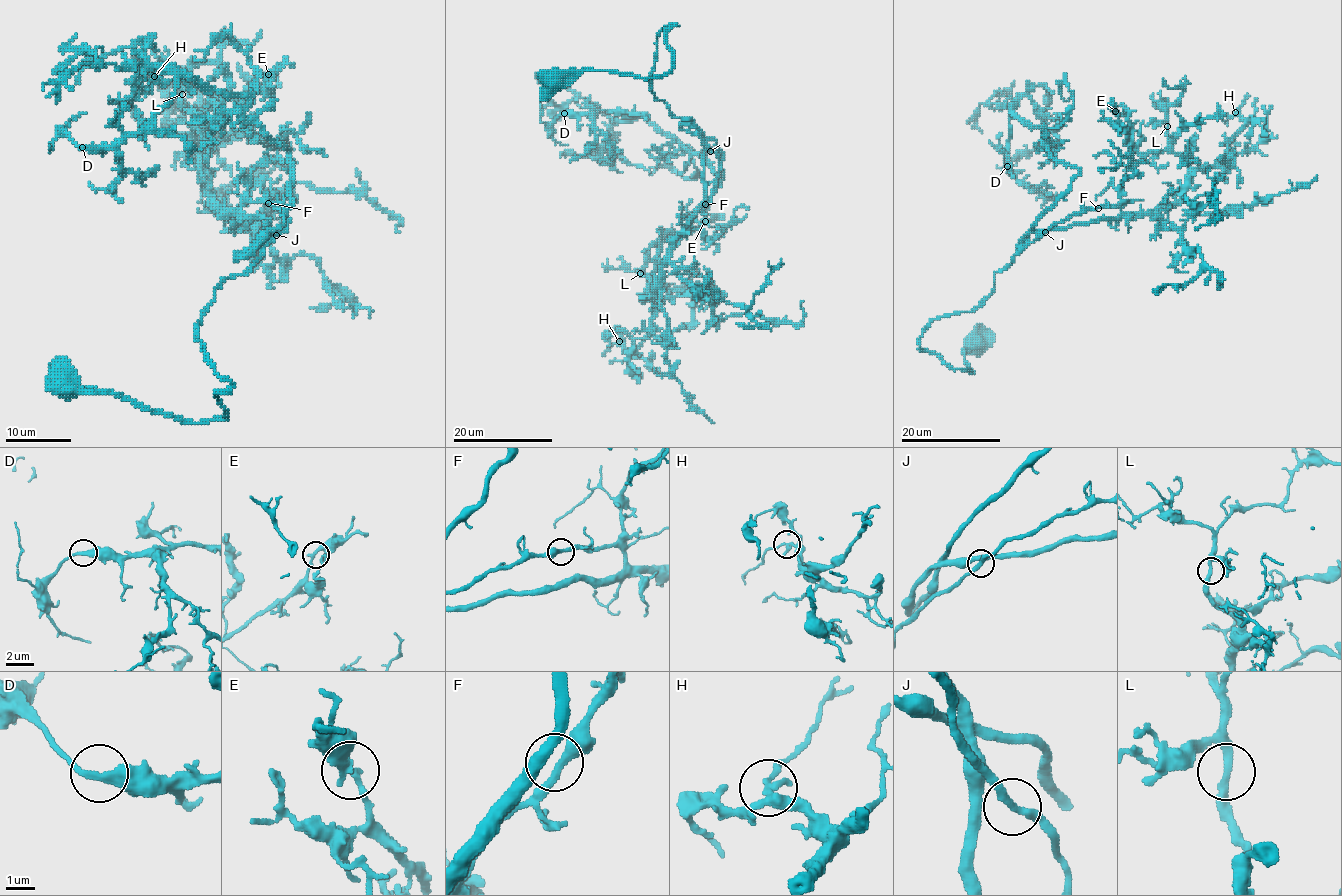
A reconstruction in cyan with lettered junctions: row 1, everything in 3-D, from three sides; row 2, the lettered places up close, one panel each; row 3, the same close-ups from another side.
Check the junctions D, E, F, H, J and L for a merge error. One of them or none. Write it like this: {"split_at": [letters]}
{"split_at": []}

